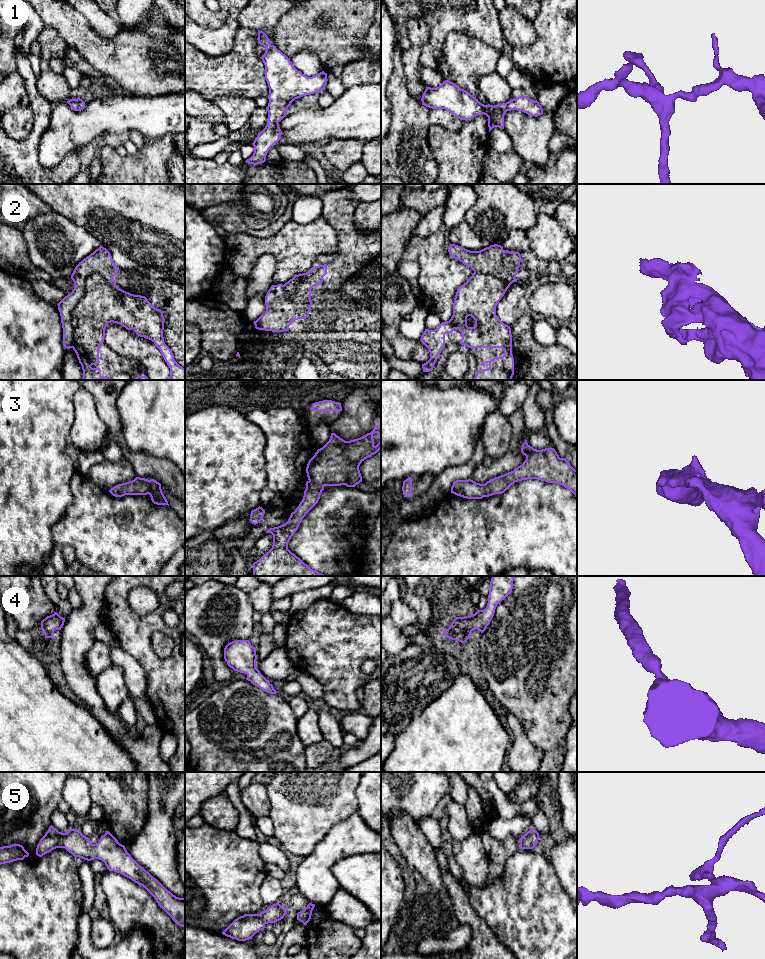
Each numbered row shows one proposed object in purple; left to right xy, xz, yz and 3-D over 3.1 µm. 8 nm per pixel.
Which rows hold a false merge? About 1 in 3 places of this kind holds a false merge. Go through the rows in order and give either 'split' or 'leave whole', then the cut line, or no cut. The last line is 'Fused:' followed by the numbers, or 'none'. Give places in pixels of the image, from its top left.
1: leave whole; no cut
2: split; cut in xy along (96, 272), (86, 278), (85, 292), (73, 309), (71, 347)
3: leave whole; no cut
4: leave whole; no cut
5: leave whole; no cut
Fused: 2

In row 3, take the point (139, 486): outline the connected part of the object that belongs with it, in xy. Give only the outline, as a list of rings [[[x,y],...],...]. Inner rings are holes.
[[[136,477],[132,481],[114,486],[109,492],[115,497],[149,494],[154,504],[169,506],[168,501],[162,492],[161,484],[154,479],[148,480]]]

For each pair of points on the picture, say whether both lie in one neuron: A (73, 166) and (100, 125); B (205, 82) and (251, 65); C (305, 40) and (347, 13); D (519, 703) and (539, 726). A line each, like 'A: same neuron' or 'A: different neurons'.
A: different neurons
B: same neuron
C: same neuron
D: same neuron

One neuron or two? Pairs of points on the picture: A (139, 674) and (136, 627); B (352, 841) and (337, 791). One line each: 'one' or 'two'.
A: two
B: two

